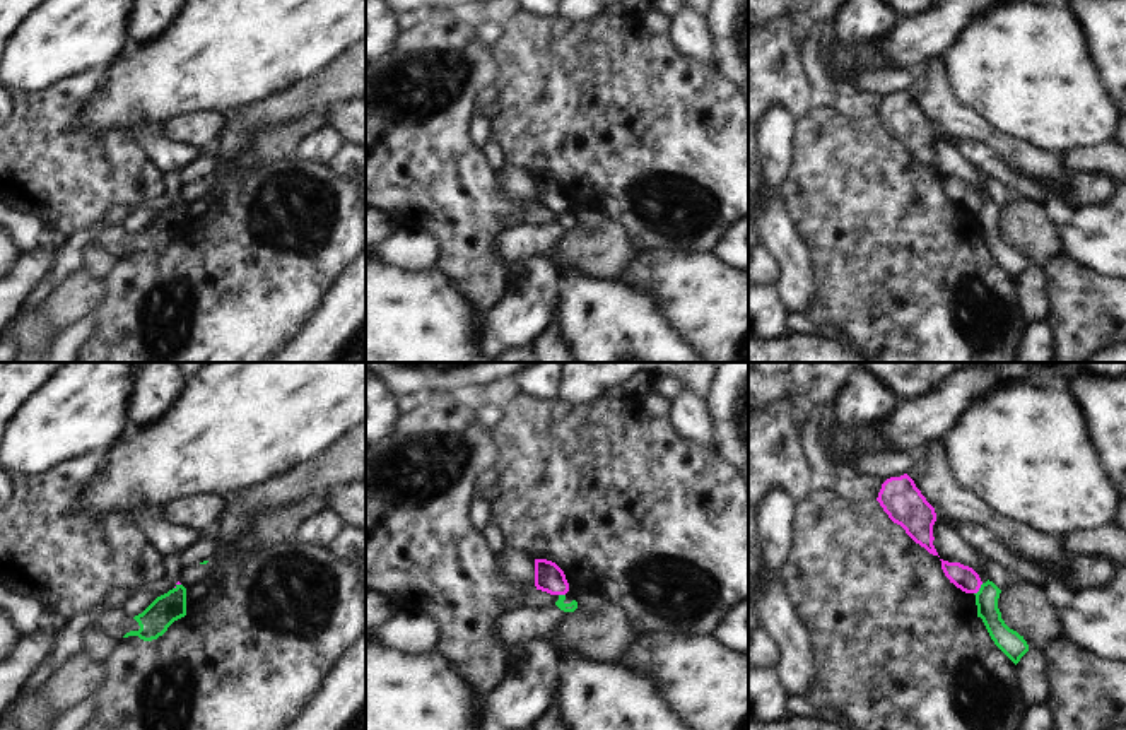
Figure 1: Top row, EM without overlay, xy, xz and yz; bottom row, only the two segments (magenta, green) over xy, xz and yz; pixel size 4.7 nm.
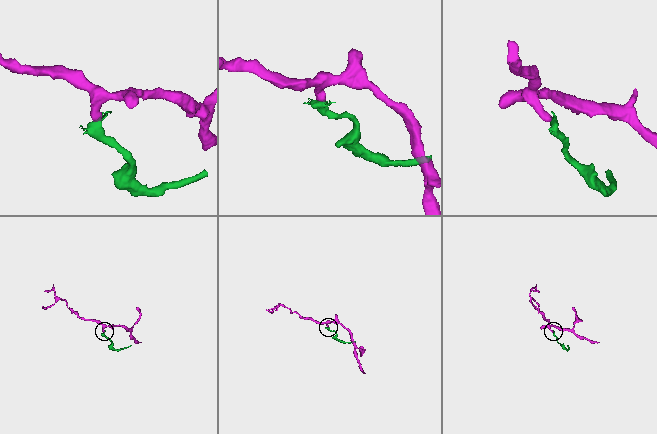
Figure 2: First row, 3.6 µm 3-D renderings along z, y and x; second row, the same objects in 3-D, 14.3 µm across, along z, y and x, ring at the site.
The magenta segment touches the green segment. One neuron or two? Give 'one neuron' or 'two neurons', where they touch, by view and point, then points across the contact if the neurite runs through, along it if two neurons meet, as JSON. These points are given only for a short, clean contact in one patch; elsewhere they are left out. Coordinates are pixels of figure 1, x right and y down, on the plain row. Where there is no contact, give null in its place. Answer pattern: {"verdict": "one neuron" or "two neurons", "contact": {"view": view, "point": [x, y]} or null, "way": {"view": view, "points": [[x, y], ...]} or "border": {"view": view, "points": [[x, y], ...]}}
{"verdict": "two neurons", "contact": {"view": "yz", "point": [979, 204]}, "border": {"view": "yz", "points": [[983, 200], [974, 211]]}}

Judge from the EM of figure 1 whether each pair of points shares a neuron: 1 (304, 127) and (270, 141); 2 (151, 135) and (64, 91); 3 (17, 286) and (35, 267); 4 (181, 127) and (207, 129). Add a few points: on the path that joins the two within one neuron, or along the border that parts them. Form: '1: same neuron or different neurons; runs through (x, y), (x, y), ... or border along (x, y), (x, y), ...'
1: same neuron; runs through (296, 130), (279, 141)
2: different neurons; border along (125, 132), (130, 137)
3: same neuron; runs through (21, 281), (29, 272)
4: same neuron; runs through (188, 129), (200, 129)

